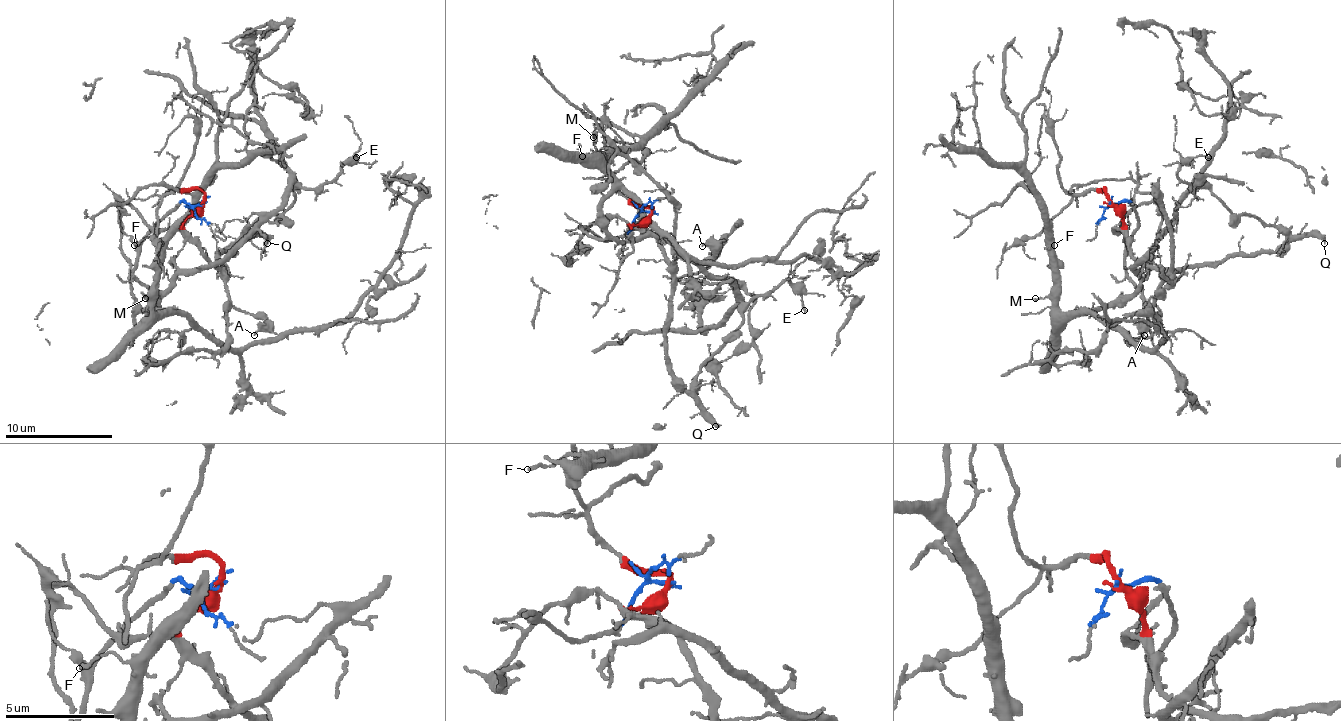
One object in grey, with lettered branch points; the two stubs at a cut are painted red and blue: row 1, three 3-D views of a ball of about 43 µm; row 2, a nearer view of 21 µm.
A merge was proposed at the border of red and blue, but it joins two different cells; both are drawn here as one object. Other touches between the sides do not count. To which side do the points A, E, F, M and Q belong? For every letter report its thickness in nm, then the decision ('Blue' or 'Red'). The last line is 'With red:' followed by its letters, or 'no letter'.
A: Thickness 180 nm. Red
E: Thickness 140 nm. Red
F: Thickness 130 nm. Blue
M: Thickness 130 nm. Blue
Q: Thickness 360 nm. Red
With red: A, E, Q

